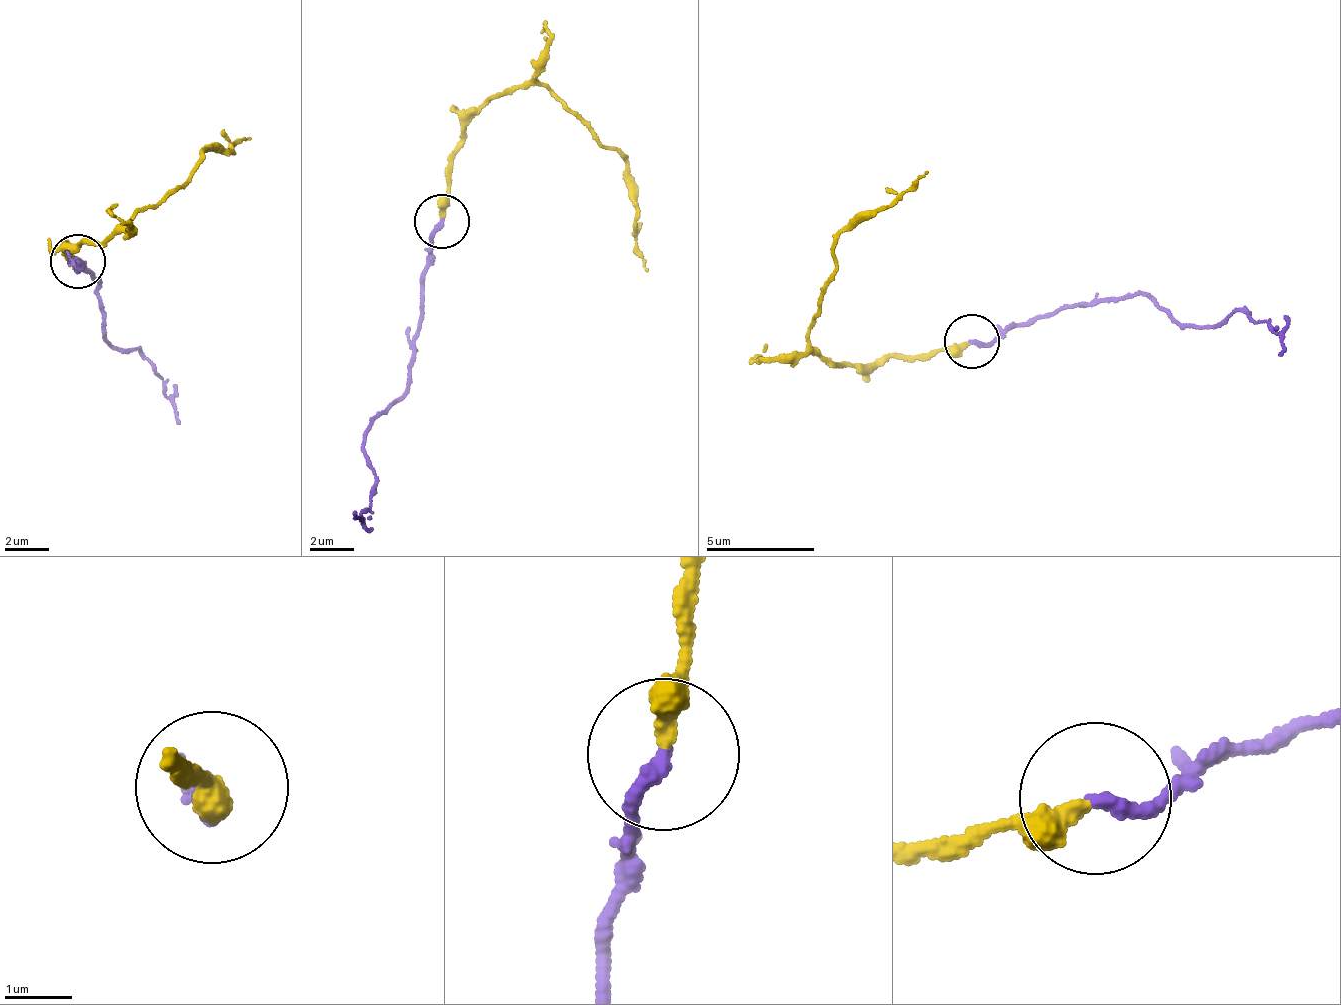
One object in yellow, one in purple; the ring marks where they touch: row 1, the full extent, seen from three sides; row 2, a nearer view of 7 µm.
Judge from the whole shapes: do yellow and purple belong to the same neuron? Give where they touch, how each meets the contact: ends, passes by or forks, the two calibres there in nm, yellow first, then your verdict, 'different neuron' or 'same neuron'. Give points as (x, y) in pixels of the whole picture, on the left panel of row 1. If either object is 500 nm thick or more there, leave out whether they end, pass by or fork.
at (78, 261); yellow ends there; purple ends there; 320 nm thick on the yellow side, 220 nm on the other; same neuron

